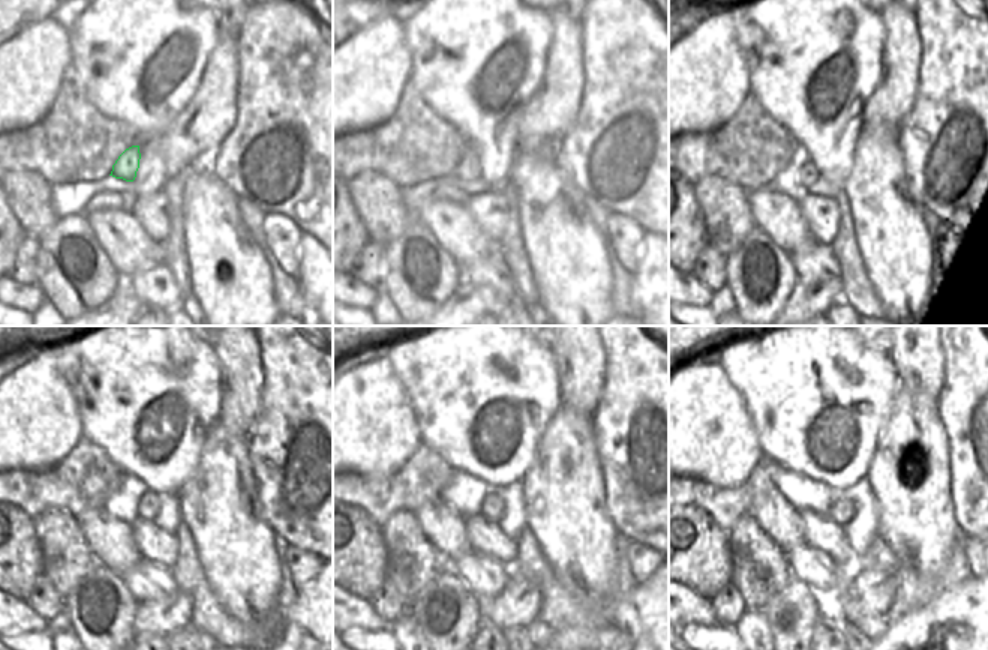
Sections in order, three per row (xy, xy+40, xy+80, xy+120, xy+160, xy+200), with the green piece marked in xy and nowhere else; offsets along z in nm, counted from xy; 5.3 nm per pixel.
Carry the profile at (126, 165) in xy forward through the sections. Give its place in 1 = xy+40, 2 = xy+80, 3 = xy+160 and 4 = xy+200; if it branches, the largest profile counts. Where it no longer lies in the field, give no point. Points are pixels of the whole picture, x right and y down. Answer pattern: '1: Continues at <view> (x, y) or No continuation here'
1: Continues at xy+40 (468, 170)
2: Continues at xy+80 (810, 177)
3: Continues at xy+160 (491, 506)
4: Continues at xy+200 (840, 511)

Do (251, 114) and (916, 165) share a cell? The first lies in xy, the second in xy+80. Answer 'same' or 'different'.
same

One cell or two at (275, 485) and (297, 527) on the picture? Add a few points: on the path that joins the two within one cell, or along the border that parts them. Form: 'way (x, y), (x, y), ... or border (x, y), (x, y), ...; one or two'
way (281, 496), (281, 500), (294, 517); one

